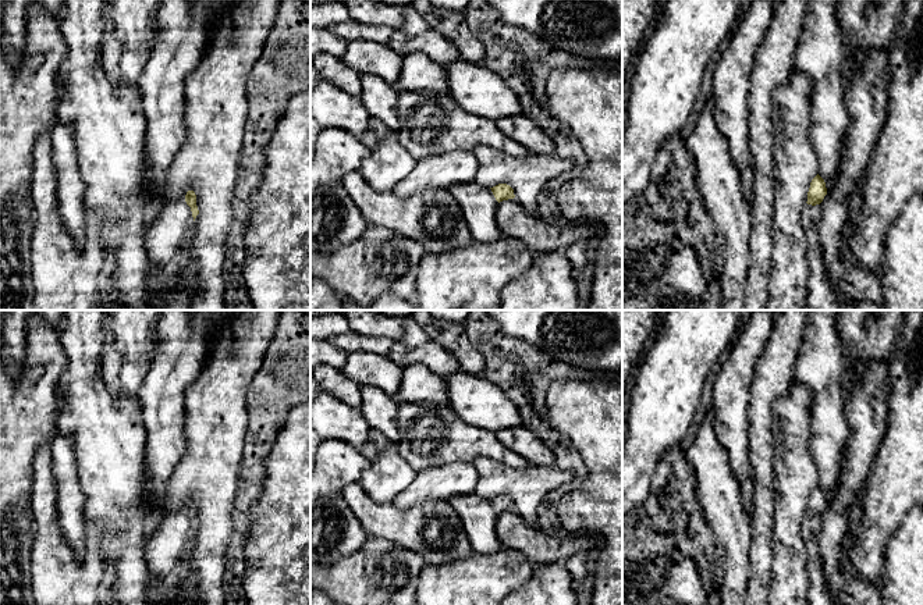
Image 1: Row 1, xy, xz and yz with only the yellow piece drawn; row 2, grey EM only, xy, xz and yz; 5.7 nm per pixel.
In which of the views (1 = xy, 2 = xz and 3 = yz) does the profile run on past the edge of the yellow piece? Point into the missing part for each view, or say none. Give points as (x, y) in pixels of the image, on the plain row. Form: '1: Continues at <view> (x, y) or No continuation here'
1: Continues at xy (184, 337)
2: Continues at xz (479, 518)
3: Continues at yz (820, 366)

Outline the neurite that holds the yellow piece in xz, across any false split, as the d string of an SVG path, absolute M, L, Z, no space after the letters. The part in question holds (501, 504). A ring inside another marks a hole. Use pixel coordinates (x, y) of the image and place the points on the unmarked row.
M457 495L448 501L459 516L473 554L494 554L503 549L496 533L496 523L503 512L514 510L514 501L507 495L482 499L473 495Z

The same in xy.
M163 310L157 323L157 346L148 376L138 389L138 405L146 433L145 452L145 505L157 508L163 517L155 534L146 540L145 560L153 574L149 591L150 605L195 605L198 594L184 591L182 584L192 572L189 558L194 549L194 533L199 526L196 506L188 502L184 512L166 506L166 485L175 466L185 455L185 389L199 377L216 330L235 310Z

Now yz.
M807 310L802 334L800 352L796 357L794 378L812 391L813 406L810 420L809 449L819 471L819 485L812 491L807 513L802 523L802 537L807 554L807 605L835 605L828 591L824 562L819 548L819 535L823 526L823 510L831 502L842 470L844 453L852 428L845 413L844 378L846 374L844 349L837 328L838 310Z

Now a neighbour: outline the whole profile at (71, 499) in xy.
M56 434L50 446L52 473L57 485L58 526L77 558L85 555L86 497L79 484L77 453L68 435Z

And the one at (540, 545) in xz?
M515 510L500 513L496 533L504 549L519 551L533 566L560 562L571 554L586 554L600 544L593 534L564 535L543 524L529 524Z

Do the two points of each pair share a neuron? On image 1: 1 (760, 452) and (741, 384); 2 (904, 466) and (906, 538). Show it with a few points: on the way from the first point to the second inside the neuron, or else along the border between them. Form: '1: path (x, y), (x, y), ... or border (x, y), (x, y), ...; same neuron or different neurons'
1: border (753, 378), (749, 401), (748, 444); different neurons
2: border (908, 511), (887, 544); different neurons

